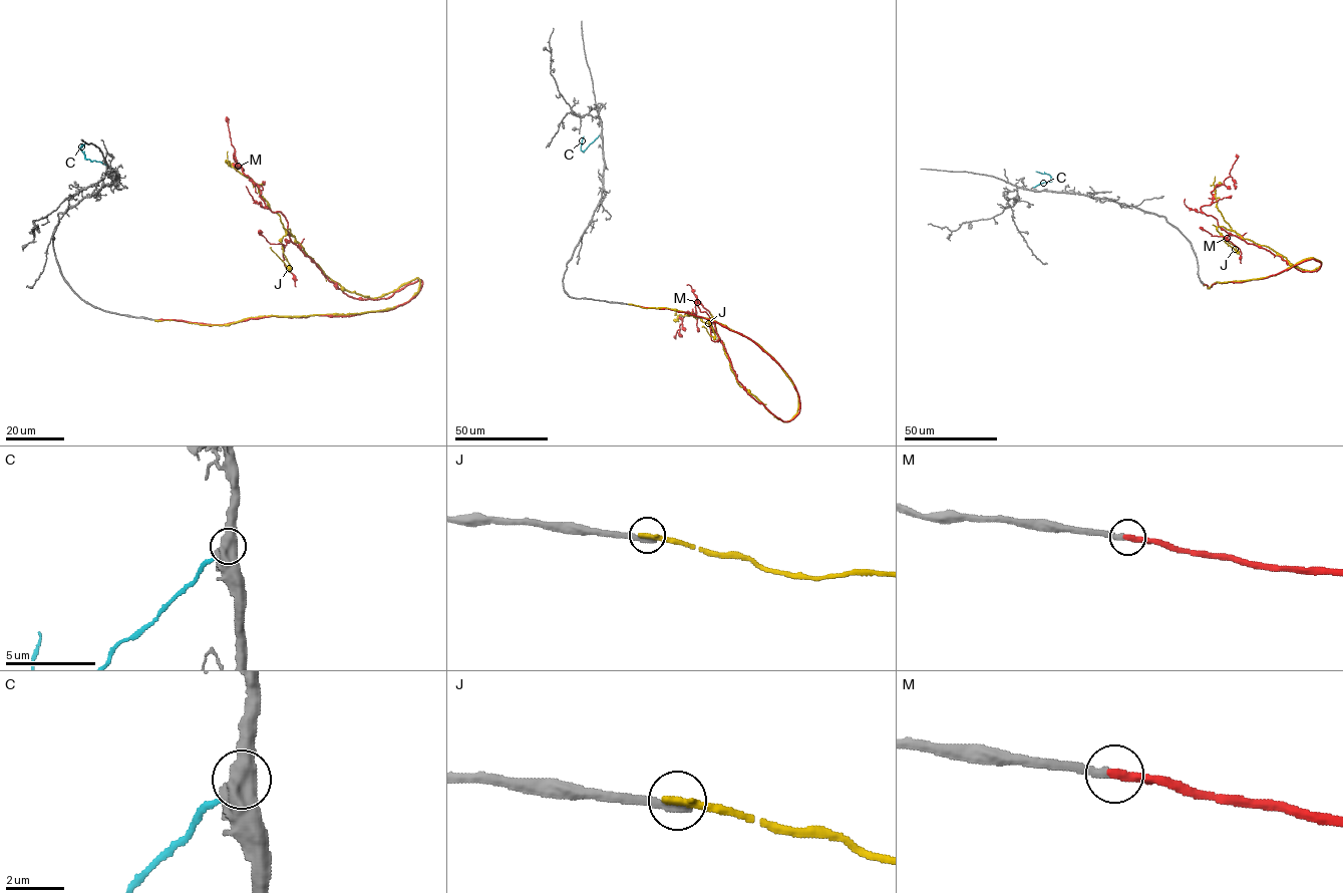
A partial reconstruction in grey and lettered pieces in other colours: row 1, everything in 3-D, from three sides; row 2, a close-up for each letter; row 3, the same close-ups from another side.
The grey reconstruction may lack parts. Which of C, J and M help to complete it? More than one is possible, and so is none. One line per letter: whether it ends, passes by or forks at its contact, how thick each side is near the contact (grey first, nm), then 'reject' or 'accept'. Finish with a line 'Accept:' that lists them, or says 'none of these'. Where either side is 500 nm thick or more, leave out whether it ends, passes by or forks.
C: it ends there; 110 nm thick on the grey side, 240 nm on the other; reject
J: it ends there; 340 nm thick on the grey side, 360 nm on the other; reject
M: it ends there; 320 nm thick on the grey side, 320 nm on the other; accept
Accept: M

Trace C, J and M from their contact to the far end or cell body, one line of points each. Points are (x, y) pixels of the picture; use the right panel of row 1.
C: (1033, 187), (1050, 180), (1048, 174), (1036, 172)
J: (1203, 285), (1272, 276), (1312, 258), (1321, 264), (1304, 270), (1235, 232), (1218, 209), (1215, 177)
M: (1204, 284), (1263, 279), (1313, 259), (1320, 267), (1297, 269), (1227, 233), (1201, 210), (1230, 176), (1236, 154)

